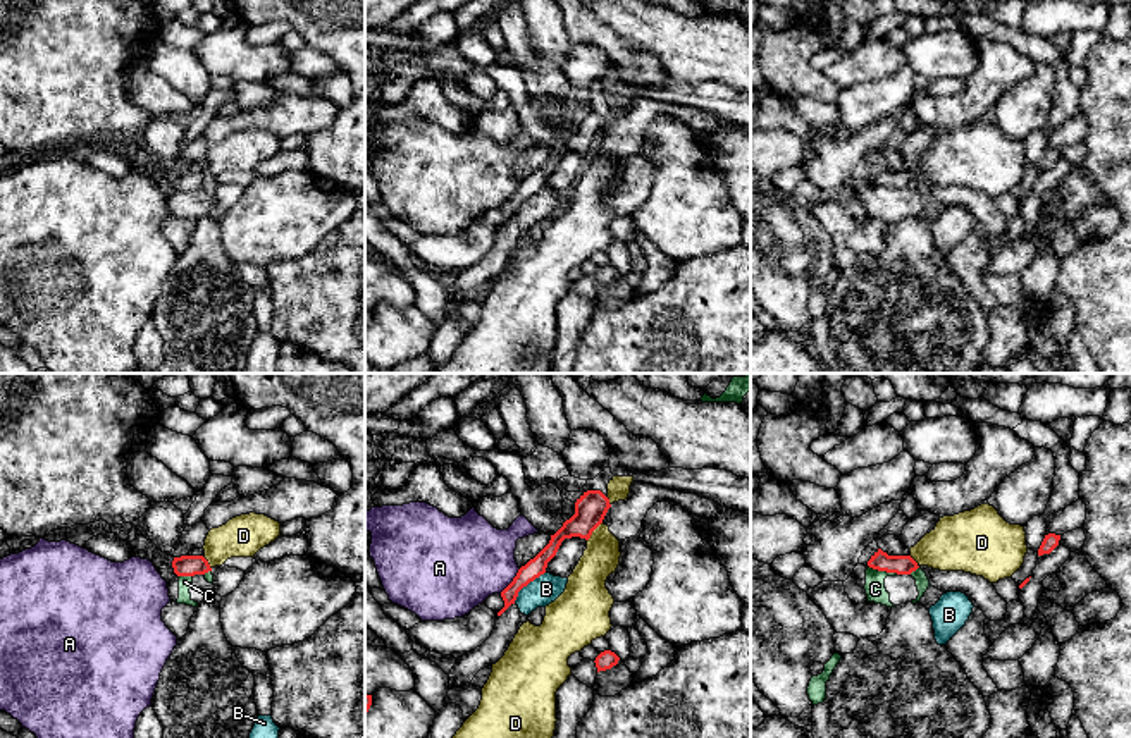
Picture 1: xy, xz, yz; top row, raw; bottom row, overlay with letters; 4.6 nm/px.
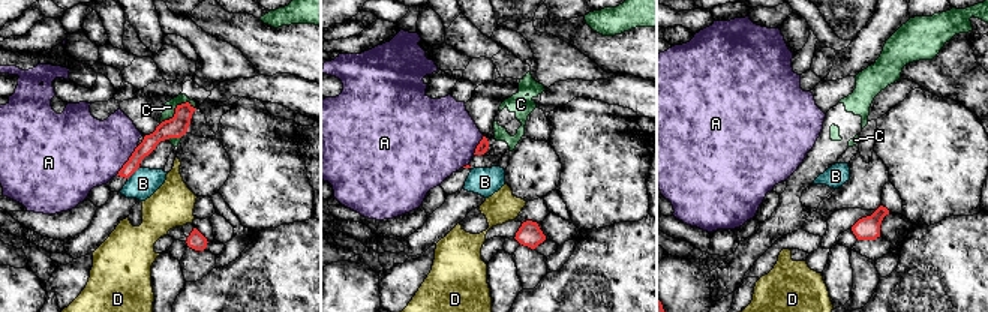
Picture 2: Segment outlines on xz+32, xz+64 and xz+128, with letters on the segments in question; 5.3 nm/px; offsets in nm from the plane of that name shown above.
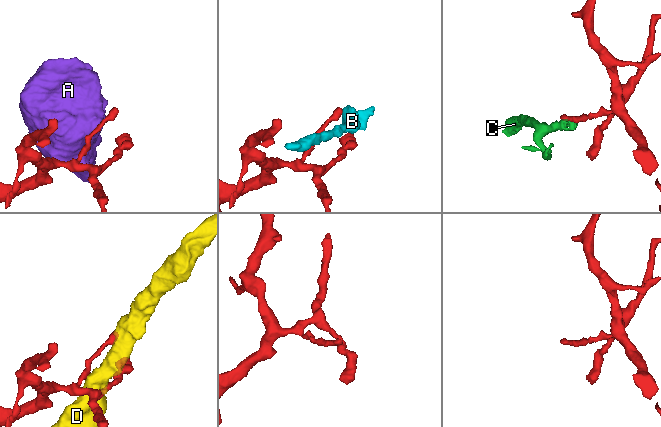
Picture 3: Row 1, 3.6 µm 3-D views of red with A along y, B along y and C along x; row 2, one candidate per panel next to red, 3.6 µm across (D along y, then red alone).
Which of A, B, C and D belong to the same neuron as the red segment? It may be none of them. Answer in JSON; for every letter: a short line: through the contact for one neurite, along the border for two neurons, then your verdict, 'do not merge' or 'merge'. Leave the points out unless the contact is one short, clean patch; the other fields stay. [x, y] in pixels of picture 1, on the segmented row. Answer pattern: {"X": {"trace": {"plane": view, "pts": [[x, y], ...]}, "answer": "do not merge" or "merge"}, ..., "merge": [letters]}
{"A": {"trace": {"plane": "xz", "pts": [[520, 568], [500, 592]]}, "answer": "do not merge"}, "B": {"answer": "do not merge"}, "C": {"trace": {"plane": "yz", "pts": [[868, 565], [897, 573]]}, "answer": "do not merge"}, "D": {"answer": "do not merge"}, "merge": []}

